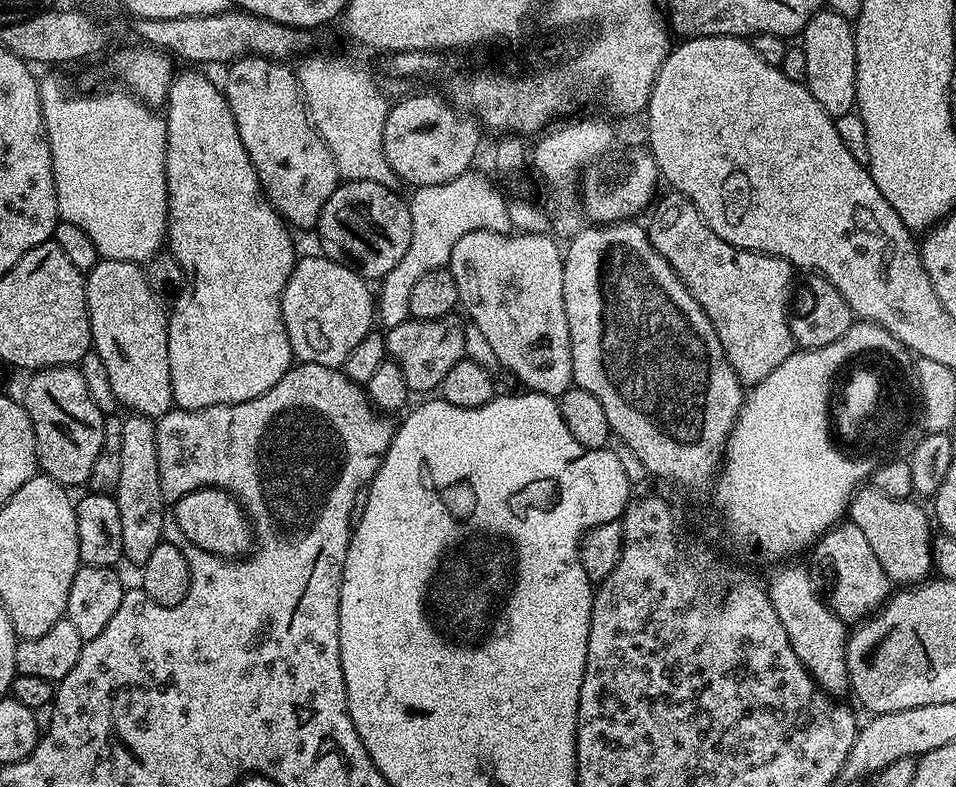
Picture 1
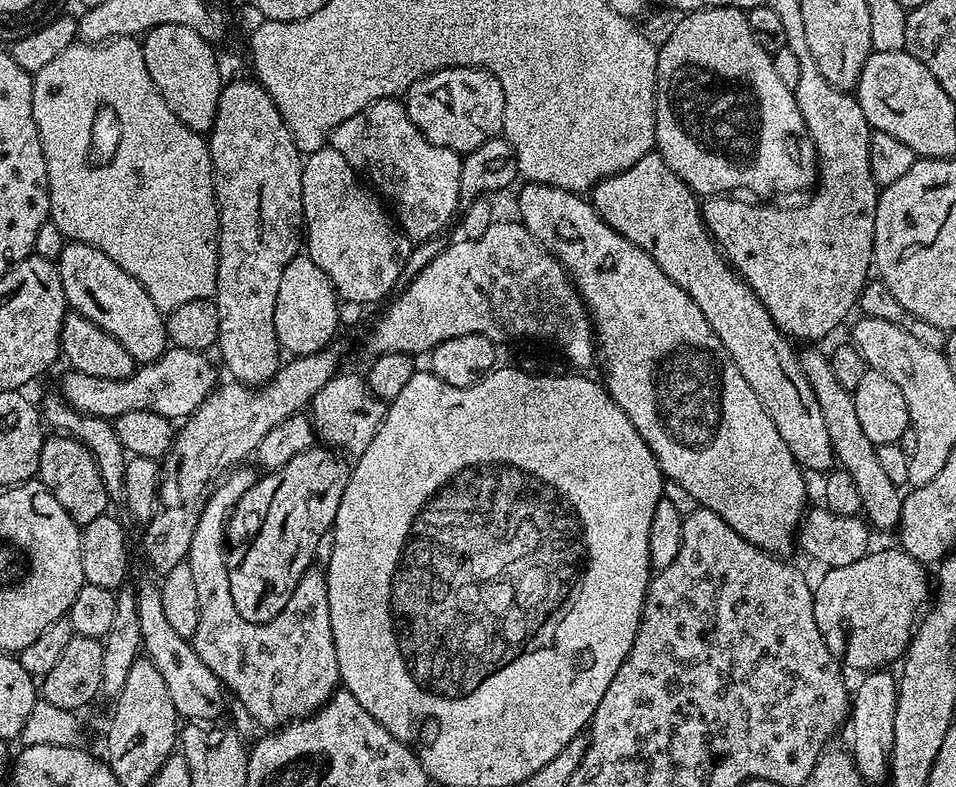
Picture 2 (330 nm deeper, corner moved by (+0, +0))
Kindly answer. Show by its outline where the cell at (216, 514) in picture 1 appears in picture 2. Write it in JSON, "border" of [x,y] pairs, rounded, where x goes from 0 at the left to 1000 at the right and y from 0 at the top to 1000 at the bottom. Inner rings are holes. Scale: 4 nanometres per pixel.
{"border":[[[327,567],[324,572],[303,582],[303,587],[299,587],[299,592],[277,598],[276,606],[273,604],[268,609],[257,623],[257,628],[253,628],[253,633],[249,633],[249,638],[243,644],[236,667],[236,705],[233,708],[232,717],[238,734],[238,759],[245,765],[245,775],[249,775],[249,780],[253,780],[253,785],[257,785],[257,790],[277,793],[286,788],[295,775],[295,770],[299,770],[299,765],[303,765],[303,753],[308,750],[308,745],[312,745],[316,729],[327,720],[333,684],[337,684],[337,679],[346,676],[348,666],[351,665],[354,643],[358,638],[358,628],[362,623],[366,604],[366,590],[363,587],[365,588],[359,578],[353,577],[342,567]]]}

